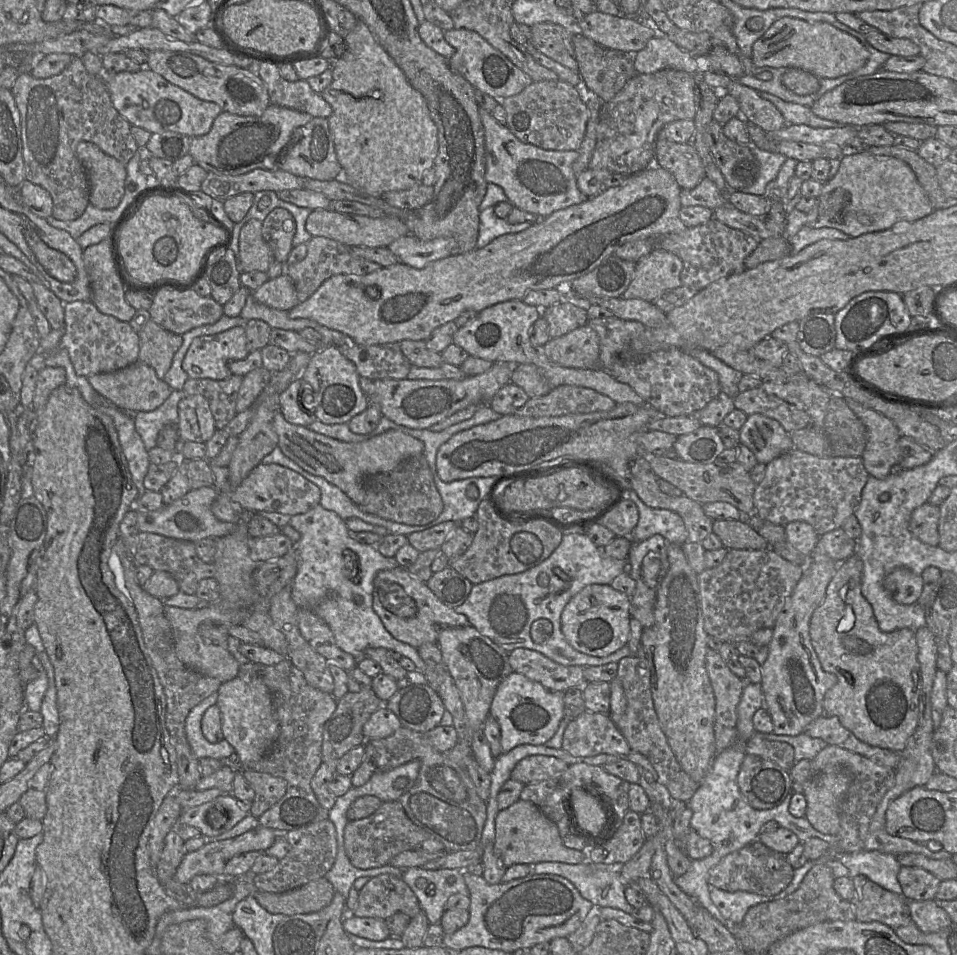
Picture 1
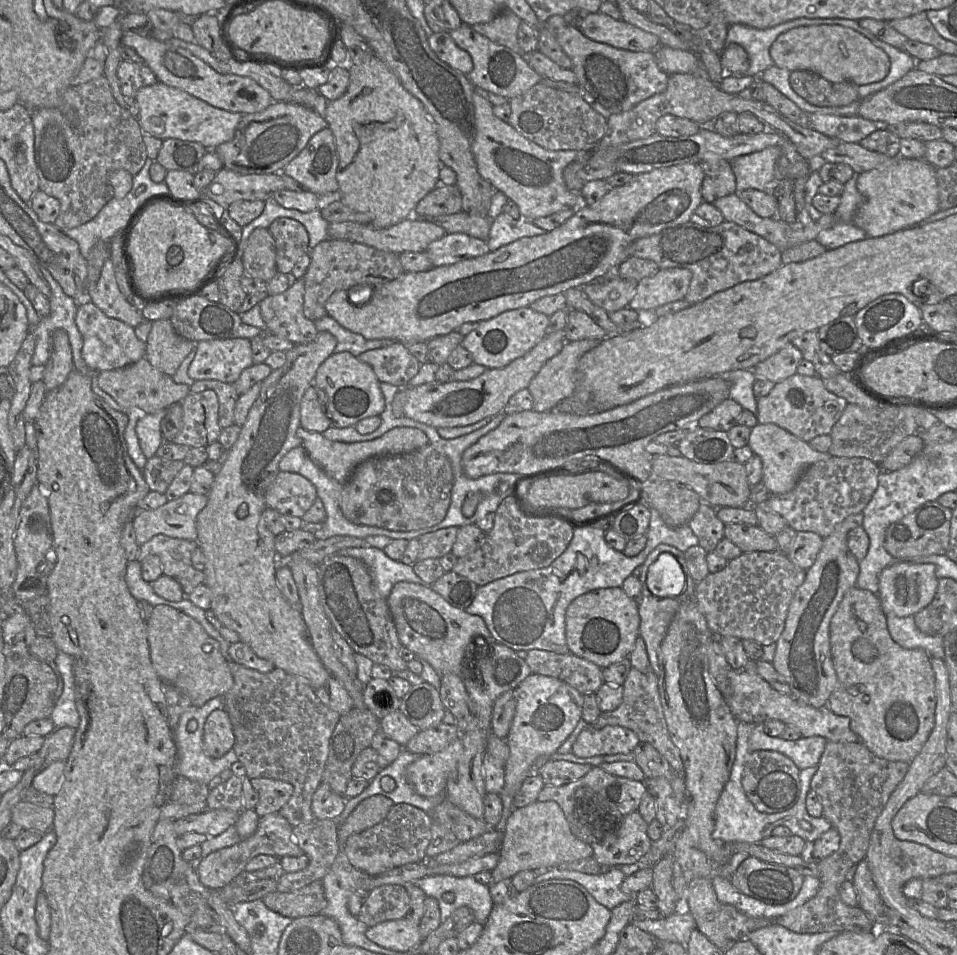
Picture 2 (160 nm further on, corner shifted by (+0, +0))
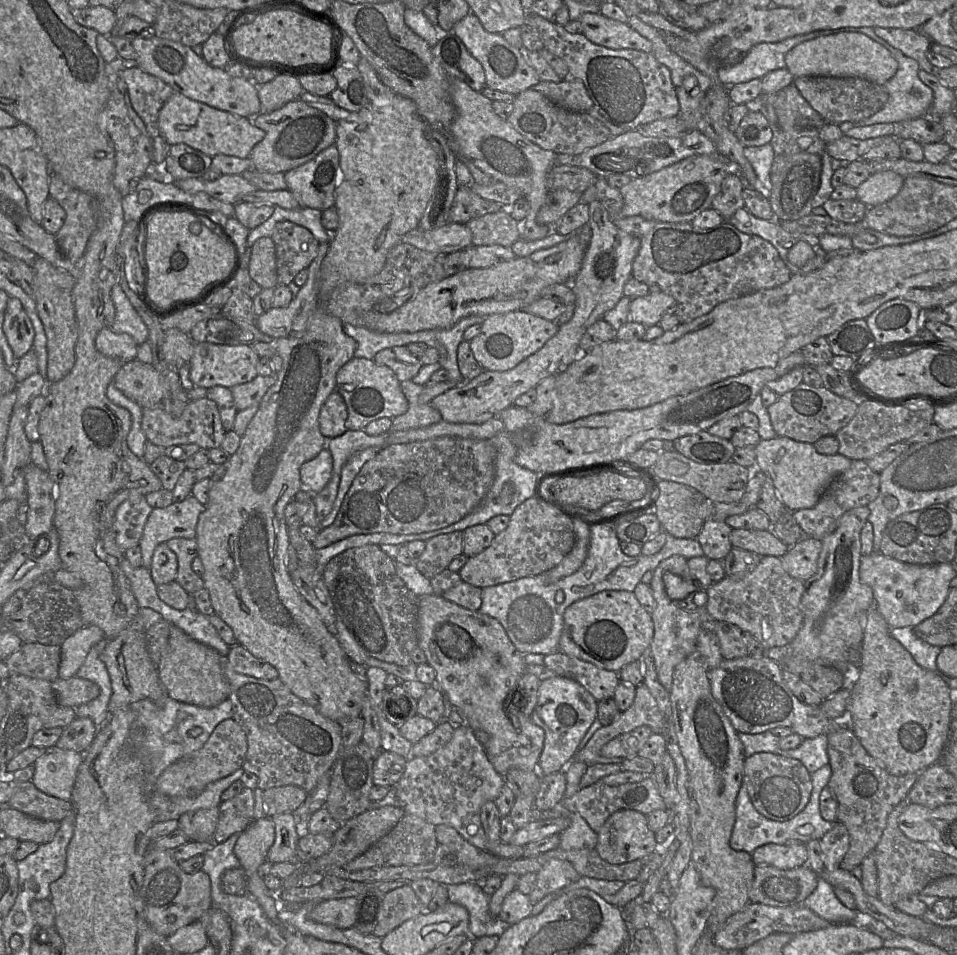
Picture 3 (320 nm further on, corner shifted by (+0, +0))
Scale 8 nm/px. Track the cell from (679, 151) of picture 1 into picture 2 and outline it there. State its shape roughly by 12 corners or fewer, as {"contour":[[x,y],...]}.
{"contour":[[706,153],[703,200],[709,203],[736,192],[729,161]]}

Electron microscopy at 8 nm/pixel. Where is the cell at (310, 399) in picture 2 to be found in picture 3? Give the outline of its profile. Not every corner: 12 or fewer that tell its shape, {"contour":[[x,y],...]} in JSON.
{"contour":[[333,392],[321,407],[319,429],[326,438],[345,431],[347,408]]}

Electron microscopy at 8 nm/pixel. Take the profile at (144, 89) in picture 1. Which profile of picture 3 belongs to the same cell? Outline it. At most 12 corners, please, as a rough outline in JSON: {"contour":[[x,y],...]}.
{"contour":[[176,91],[157,130],[211,157],[248,158],[265,137],[252,119]]}

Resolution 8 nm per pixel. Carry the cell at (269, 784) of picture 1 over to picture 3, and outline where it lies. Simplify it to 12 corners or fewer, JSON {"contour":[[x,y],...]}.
{"contour":[[295,785],[263,791],[267,816],[294,813],[307,799]]}

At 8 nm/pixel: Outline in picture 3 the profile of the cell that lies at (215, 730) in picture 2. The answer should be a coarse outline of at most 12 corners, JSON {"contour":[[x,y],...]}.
{"contour":[[221,721],[203,747],[167,767],[156,790],[194,796],[245,761],[247,737]]}

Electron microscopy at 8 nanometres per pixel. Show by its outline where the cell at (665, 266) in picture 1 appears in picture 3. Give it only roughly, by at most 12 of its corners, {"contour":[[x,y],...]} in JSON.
{"contour":[[664,291],[635,297],[630,321],[646,327],[675,313],[677,301]]}

